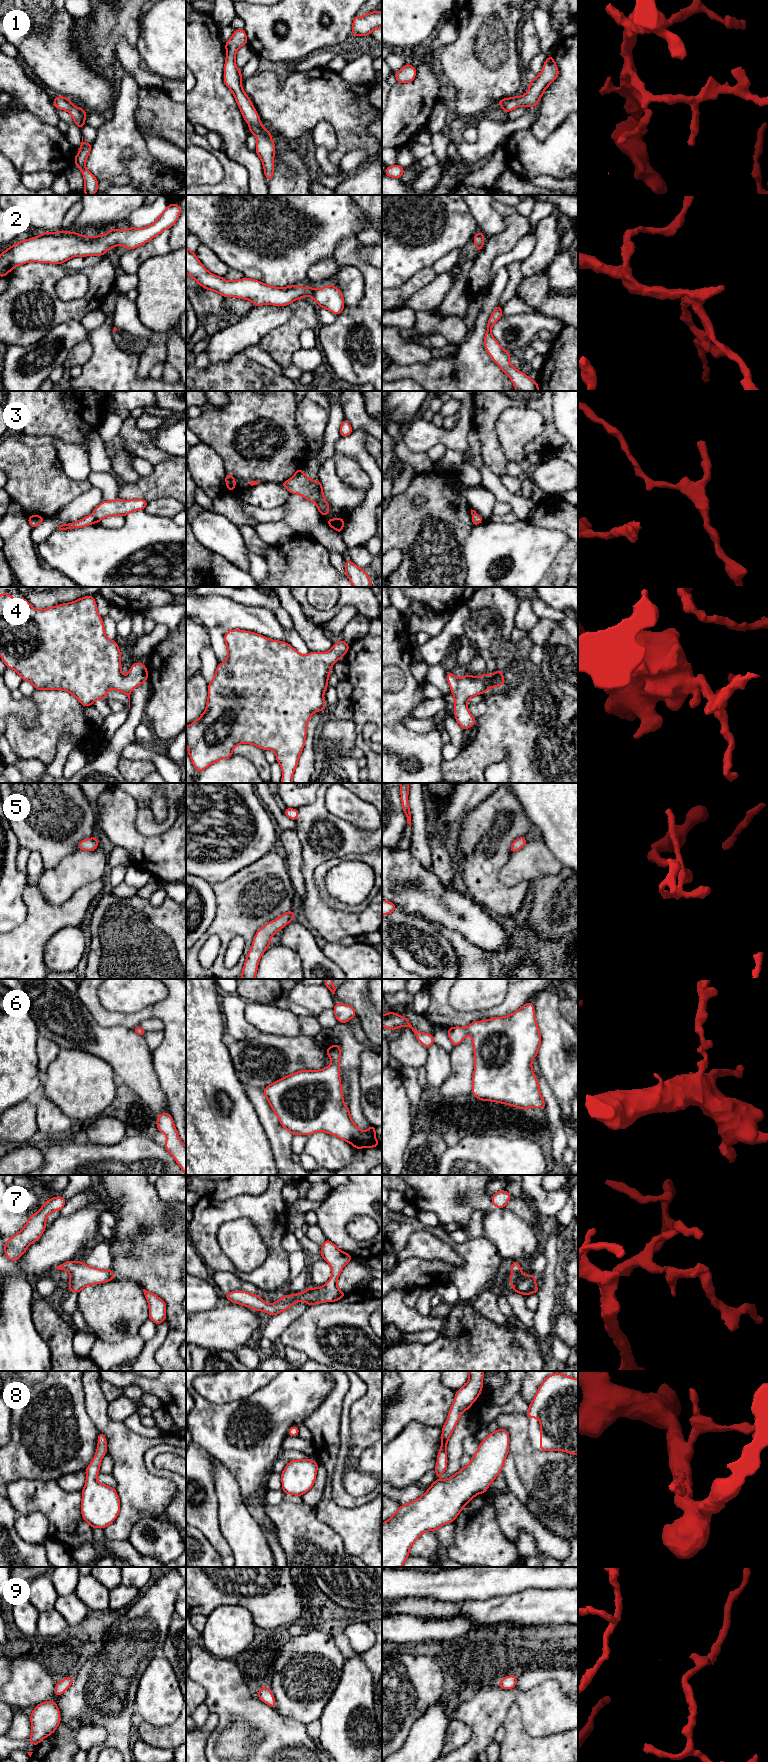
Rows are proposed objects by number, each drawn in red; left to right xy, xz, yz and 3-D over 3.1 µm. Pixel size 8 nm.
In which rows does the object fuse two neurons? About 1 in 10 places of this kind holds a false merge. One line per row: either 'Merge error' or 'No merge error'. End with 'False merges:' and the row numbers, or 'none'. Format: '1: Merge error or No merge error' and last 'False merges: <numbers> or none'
1: No merge error
2: No merge error
3: No merge error
4: No merge error
5: No merge error
6: No merge error
7: No merge error
8: No merge error
9: No merge error
False merges: none

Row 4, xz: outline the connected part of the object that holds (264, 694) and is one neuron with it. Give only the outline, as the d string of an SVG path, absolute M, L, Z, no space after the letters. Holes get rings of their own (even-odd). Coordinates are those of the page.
M239 629L227 631L224 641L228 650L227 660L218 663L214 678L208 684L206 710L186 727L186 744L193 766L200 773L216 761L231 757L235 746L252 744L262 750L273 750L282 768L281 783L293 783L292 776L305 745L306 724L314 712L326 708L324 691L328 687L330 667L346 655L350 645L342 639L323 654L311 651L308 655L301 655L286 642Z

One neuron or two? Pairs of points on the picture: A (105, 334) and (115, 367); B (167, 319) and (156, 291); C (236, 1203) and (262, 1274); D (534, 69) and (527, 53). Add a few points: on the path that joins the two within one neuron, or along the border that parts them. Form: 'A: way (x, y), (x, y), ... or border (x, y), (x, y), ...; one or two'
A: way (105, 342), (107, 359); one
B: way (161, 312), (160, 298); one
C: way (256, 1215), (272, 1231), (273, 1254); one
D: border (540, 51), (531, 59), (527, 68); two

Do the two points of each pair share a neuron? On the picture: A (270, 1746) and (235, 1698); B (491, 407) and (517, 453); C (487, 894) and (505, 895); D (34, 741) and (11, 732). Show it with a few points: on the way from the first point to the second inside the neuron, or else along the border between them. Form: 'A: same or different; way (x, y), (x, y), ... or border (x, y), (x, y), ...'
A: same; way (270, 1734), (270, 1731), (247, 1708)
B: different; border (518, 407), (506, 407), (497, 418), (499, 441)
C: same; way (491, 894), (501, 895)
D: same; way (28, 741), (24, 741), (17, 734)

